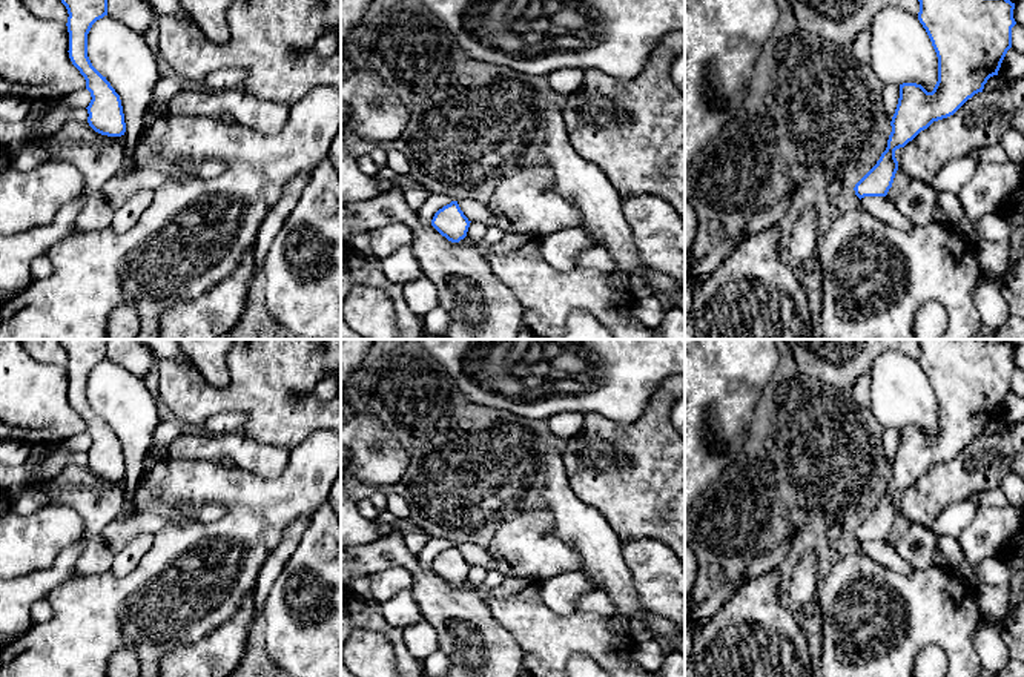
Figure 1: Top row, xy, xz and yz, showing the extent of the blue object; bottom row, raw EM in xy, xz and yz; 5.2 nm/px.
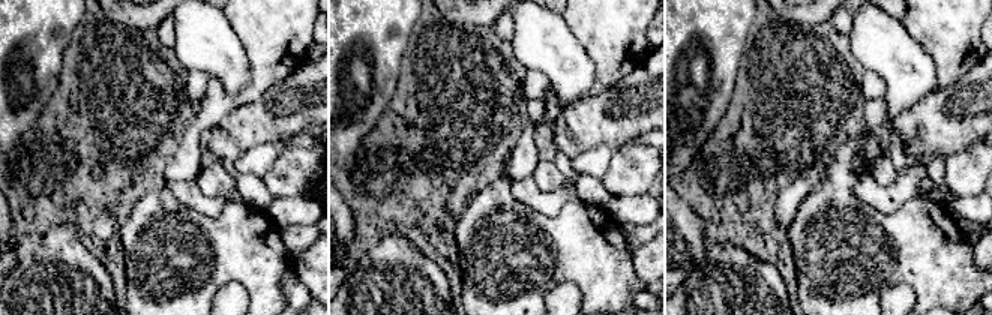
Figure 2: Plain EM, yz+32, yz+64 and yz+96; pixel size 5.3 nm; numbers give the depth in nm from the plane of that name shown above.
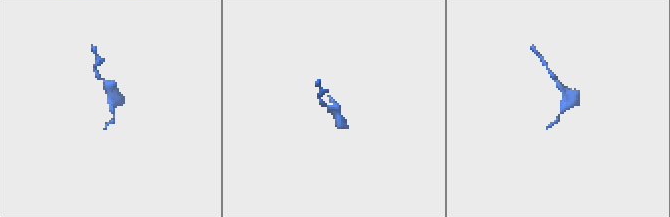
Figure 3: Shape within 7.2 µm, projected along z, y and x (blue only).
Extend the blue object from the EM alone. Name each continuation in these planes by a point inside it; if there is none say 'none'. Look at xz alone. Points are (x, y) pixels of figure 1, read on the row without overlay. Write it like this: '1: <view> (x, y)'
none

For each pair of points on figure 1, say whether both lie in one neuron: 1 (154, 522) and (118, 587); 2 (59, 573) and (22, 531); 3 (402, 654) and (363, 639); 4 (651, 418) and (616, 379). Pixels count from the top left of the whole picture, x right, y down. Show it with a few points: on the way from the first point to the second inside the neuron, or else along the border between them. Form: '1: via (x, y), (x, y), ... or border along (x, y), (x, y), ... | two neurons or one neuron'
1: border along (109, 570), (74, 577) | two neurons
2: border along (75, 541), (46, 568), (37, 568), (17, 577) | two neurons
3: border along (366, 628), (381, 631), (389, 639), (396, 660) | two neurons
4: border along (665, 379), (631, 422), (610, 419) | two neurons

